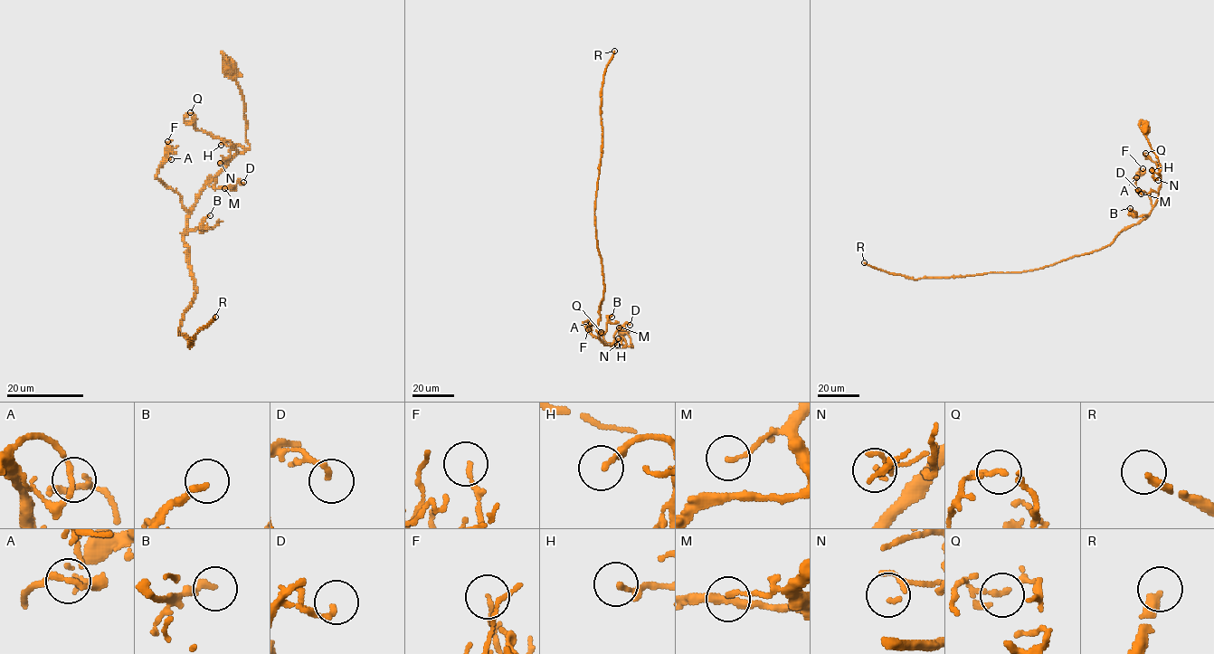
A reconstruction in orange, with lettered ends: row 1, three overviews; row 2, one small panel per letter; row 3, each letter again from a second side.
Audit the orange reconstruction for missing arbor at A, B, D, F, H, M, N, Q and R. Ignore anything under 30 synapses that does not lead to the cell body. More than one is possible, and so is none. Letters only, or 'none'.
R

